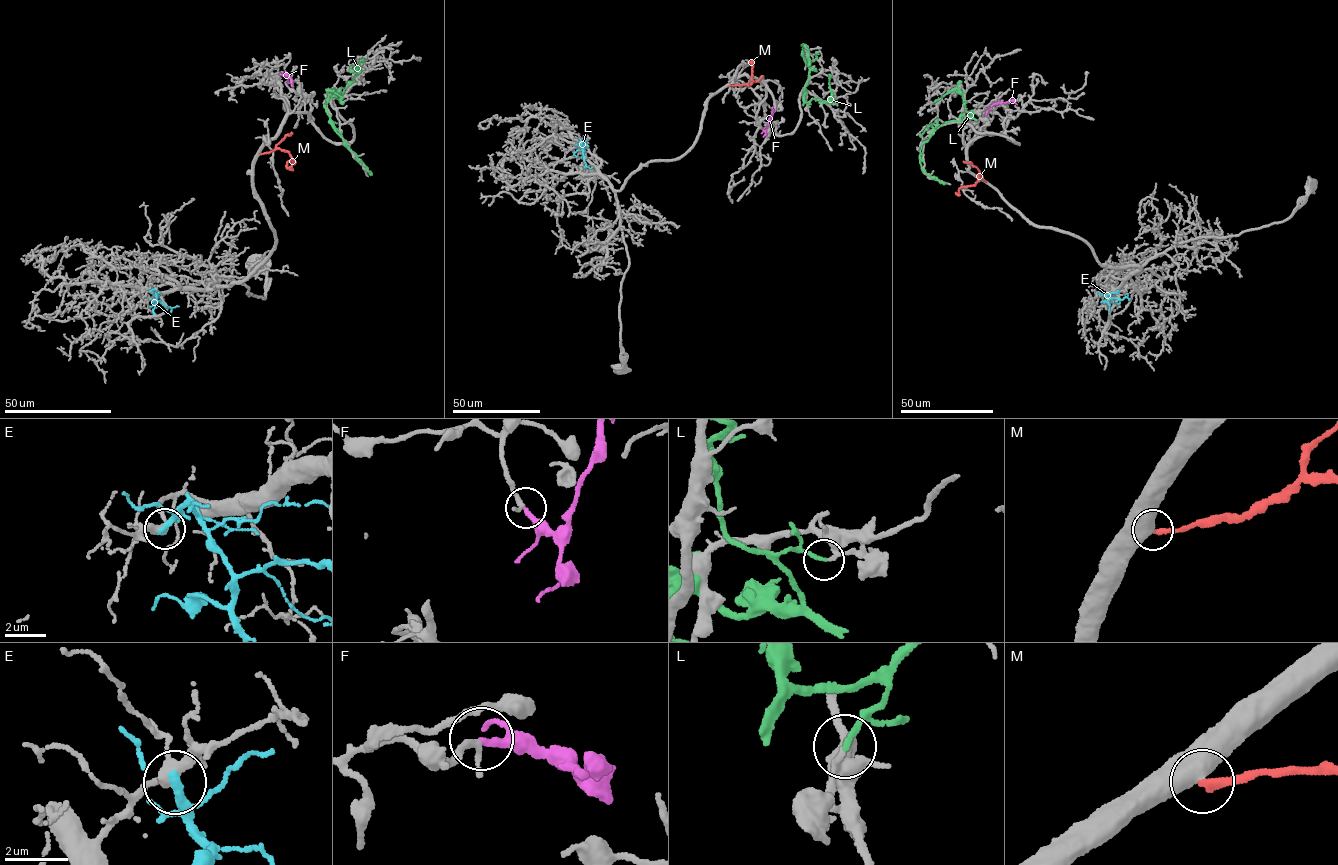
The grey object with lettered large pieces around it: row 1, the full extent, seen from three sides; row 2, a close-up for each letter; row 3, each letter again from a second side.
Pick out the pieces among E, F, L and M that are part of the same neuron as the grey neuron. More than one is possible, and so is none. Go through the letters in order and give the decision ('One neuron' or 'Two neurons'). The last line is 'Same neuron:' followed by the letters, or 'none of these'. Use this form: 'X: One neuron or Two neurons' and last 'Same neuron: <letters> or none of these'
E: Two neurons
F: One neuron
L: Two neurons
M: Two neurons
Same neuron: F

